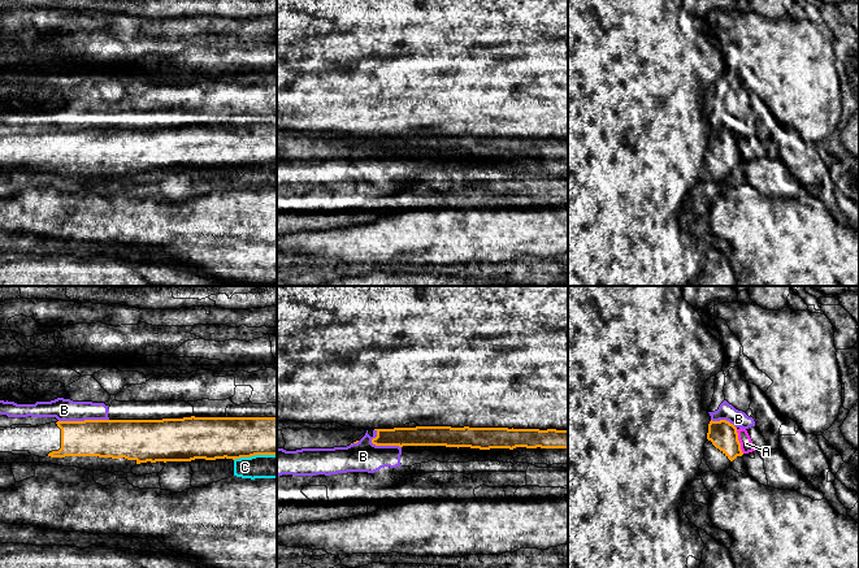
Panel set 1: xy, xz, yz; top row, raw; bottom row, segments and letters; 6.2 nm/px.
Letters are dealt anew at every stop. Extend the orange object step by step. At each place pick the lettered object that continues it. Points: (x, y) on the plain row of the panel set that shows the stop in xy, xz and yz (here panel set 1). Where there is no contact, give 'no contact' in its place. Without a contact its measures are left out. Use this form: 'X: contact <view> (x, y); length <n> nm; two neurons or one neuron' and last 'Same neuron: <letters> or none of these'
A: contact yz (738, 150); length 160 nm; two neurons
B: contact xy (85, 129); length 320 nm; two neurons
C: contact xy (255, 163); length 260 nm; two neurons
Same neuron: none of these

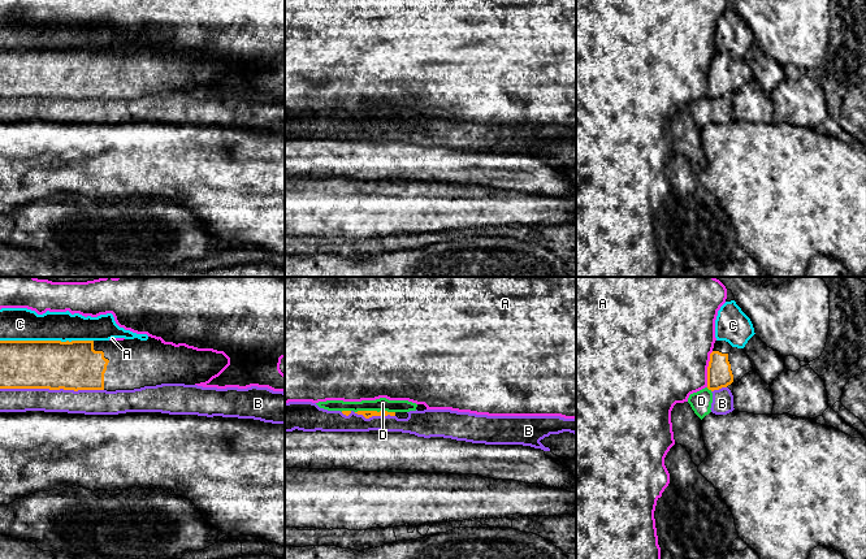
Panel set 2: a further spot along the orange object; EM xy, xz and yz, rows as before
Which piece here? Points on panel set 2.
A: contact yz (708, 78); length 220 nm; two neurons
B: contact xy (52, 98); length 650 nm; two neurons
C: contact xy (47, 50); length 600 nm; two neurons
D: contact xz (375, 120); length 240 nm; two neurons
Same neuron: none of these

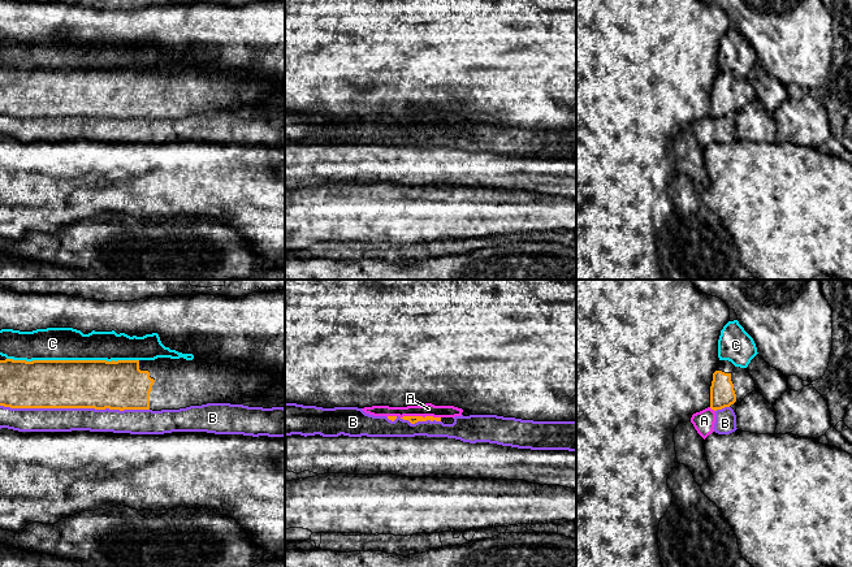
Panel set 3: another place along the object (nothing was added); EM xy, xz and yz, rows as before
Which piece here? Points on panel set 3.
A: contact xz (420, 125); length 240 nm; two neurons
B: contact xy (74, 116); length 900 nm; two neurons
C: contact xy (73, 69); length 800 nm; two neurons
Same neuron: none of these

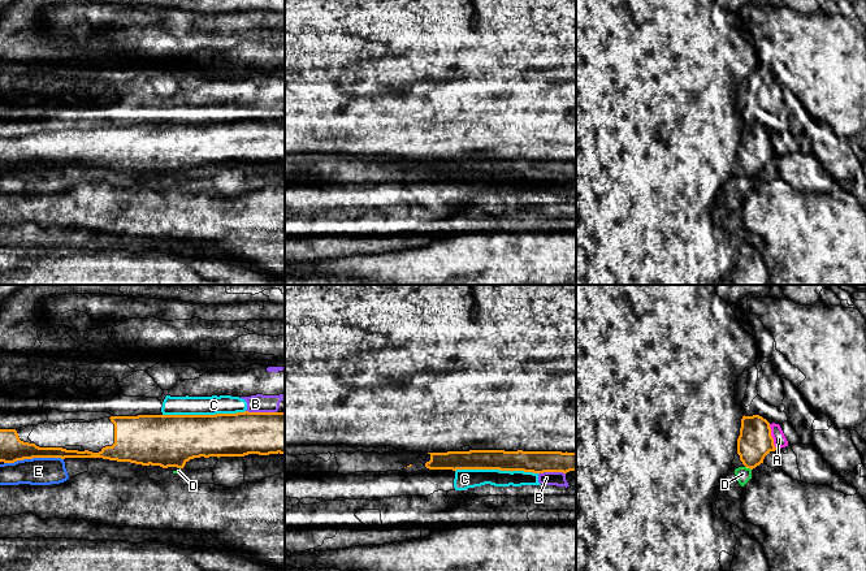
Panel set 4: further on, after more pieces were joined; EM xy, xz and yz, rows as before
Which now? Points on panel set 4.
A: contact yz (771, 145); length 160 nm; two neurons
B: contact xy (262, 121); length 190 nm; two neurons
C: contact xy (203, 124); length 500 nm; two neurons
D: contact yz (748, 176); length 50 nm; two neurons
E: contact xy (33, 165); length 360 nm; two neurons
Same neuron: none of these

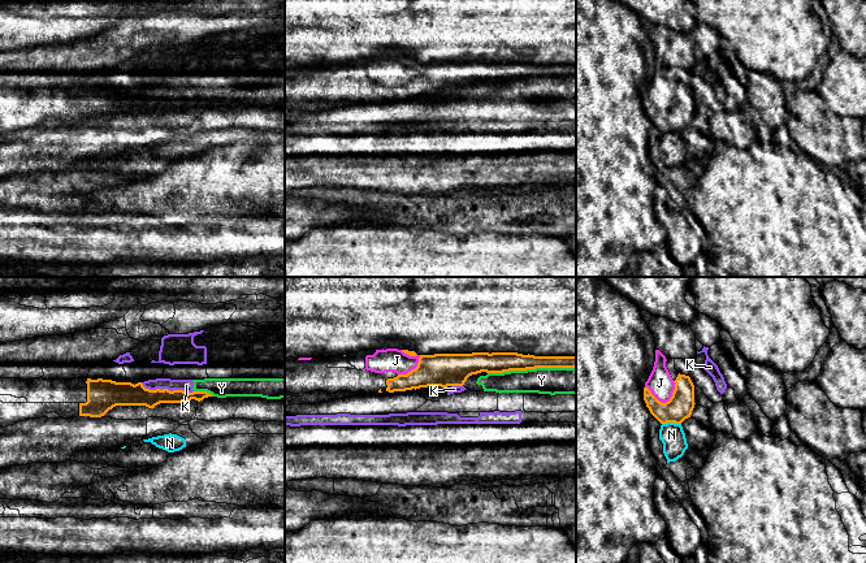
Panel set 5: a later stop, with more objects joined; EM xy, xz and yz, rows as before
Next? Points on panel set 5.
J: contact yz (666, 111); length 190 nm; one neuron
K: contact xy (178, 99); length 190 nm; two neurons
N: contact yz (671, 130); length 120 nm; two neurons
Y: contact xz (531, 77); length 550 nm; two neurons
Same neuron: J

